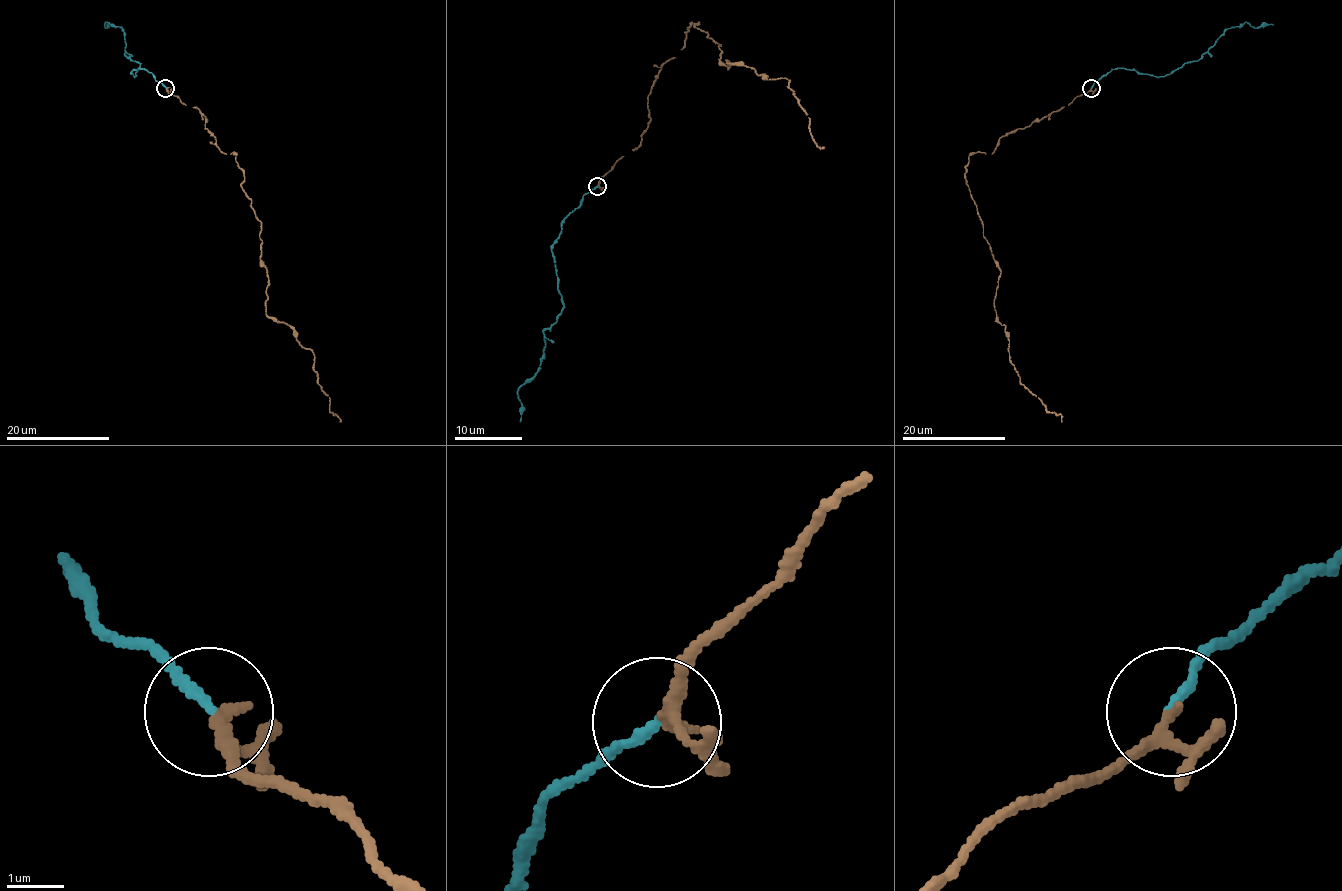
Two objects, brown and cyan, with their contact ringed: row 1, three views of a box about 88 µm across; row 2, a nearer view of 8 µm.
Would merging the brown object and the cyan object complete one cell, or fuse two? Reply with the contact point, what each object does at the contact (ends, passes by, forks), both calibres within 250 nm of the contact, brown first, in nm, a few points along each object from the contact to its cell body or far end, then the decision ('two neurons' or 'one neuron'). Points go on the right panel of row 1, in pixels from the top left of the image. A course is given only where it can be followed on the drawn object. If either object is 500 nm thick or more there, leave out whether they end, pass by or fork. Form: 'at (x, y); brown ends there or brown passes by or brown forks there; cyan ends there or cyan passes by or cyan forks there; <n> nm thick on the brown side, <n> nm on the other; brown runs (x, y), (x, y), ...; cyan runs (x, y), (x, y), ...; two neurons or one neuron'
at (1091, 88); brown passes by; cyan ends there; 190 nm thick on the brown side, 160 nm on the other; brown runs (1091, 87), (1007, 133), (991, 153), (973, 152), (965, 172), (1000, 271), (994, 301), (1009, 362), (1062, 422); cyan runs (1091, 87), (1117, 68), (1160, 77), (1173, 73), (1196, 61), (1230, 28), (1245, 22), (1256, 28), (1272, 25); one neuron

